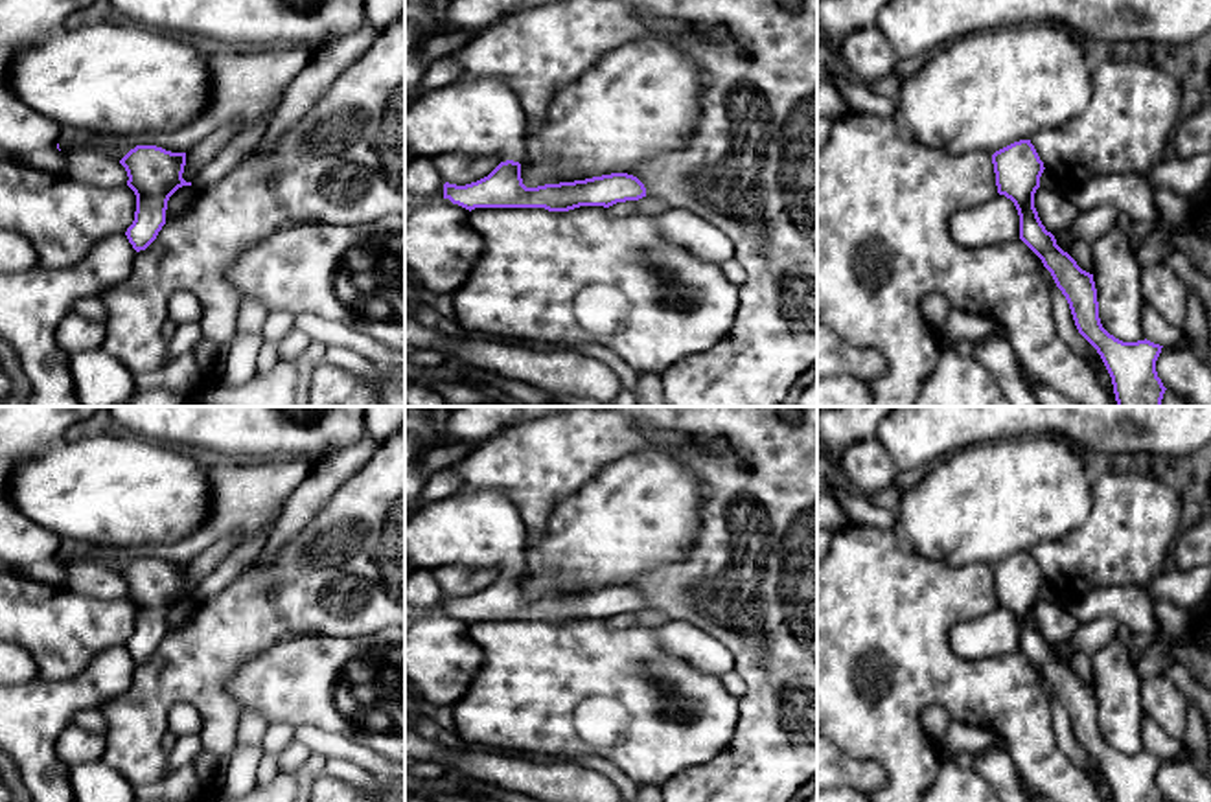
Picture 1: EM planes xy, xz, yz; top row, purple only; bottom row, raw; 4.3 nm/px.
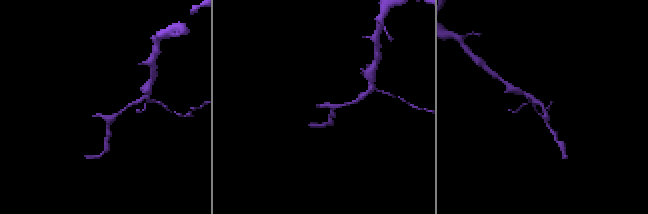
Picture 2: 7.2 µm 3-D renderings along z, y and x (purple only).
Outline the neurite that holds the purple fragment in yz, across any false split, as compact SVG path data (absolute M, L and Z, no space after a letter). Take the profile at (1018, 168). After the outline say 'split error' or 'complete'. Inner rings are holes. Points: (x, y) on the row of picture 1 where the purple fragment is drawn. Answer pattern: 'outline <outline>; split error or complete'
outline M1031 140L1014 142L992 155L998 193L1010 199L1020 215L1020 239L1042 259L1066 296L1078 333L1097 349L1113 384L1117 407L1161 407L1165 386L1156 372L1161 353L1150 340L1123 342L1099 318L1093 274L1082 270L1042 224L1034 208L1044 162Z; complete

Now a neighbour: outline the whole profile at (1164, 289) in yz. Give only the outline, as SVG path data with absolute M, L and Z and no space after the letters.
M1169 263L1143 269L1141 289L1147 304L1150 304L1171 326L1183 329L1189 289Z

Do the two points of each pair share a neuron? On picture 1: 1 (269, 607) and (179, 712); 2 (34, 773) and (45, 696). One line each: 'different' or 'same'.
1: different
2: same

